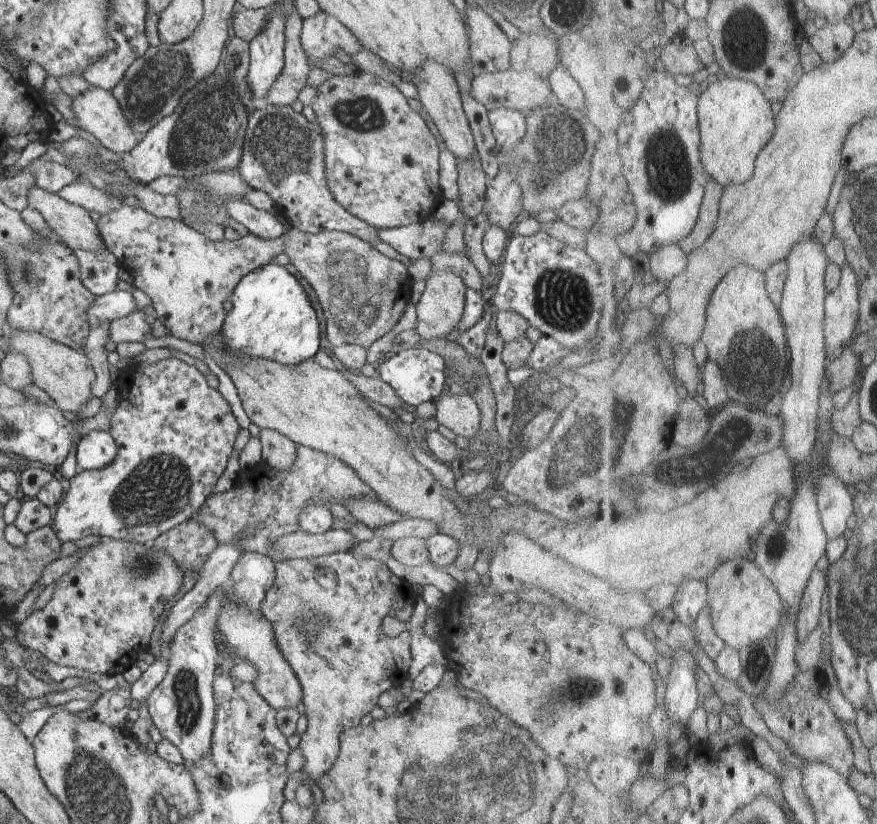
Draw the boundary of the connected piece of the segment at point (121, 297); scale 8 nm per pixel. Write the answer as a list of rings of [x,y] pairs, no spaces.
[[[114,290],[112,292],[95,297],[87,308],[87,322],[92,328],[100,322],[112,323],[118,319],[126,318],[134,312],[138,312],[134,297],[126,291]]]

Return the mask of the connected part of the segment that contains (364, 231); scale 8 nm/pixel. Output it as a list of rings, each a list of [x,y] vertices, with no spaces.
[[[290,105],[256,109],[248,116],[242,148],[238,168],[242,178],[250,188],[269,194],[292,227],[313,235],[320,231],[344,231],[372,246],[380,242],[377,228],[350,214],[331,195],[325,175],[323,132],[316,122],[309,122]]]

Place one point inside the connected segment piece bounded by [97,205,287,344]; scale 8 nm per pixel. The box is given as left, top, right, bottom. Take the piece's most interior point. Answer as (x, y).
(188, 278)

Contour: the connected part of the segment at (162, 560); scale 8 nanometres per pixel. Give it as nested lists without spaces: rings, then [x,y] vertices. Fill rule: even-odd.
[[[103,538],[100,544],[86,550],[74,568],[61,576],[46,606],[34,611],[15,627],[15,636],[24,647],[38,650],[56,664],[90,674],[121,673],[134,664],[140,654],[150,649],[150,638],[163,606],[179,592],[185,574],[171,556],[164,551],[156,551],[151,544]]]

